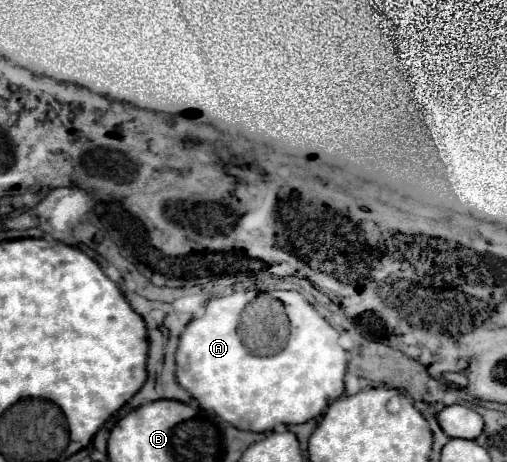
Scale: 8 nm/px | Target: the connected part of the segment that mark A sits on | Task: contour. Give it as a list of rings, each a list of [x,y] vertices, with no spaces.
[[[256,291],[232,293],[226,297],[216,297],[206,303],[202,317],[192,319],[184,333],[180,335],[180,345],[176,351],[176,381],[198,401],[202,409],[216,415],[222,421],[234,425],[242,431],[264,433],[272,431],[278,423],[294,425],[306,423],[318,417],[330,401],[338,399],[344,393],[344,376],[346,375],[346,351],[338,343],[338,331],[316,313],[316,309],[298,293],[298,291],[274,291],[274,297],[280,299],[286,307],[290,319],[290,337],[286,347],[272,357],[252,355],[240,341],[238,321],[246,303]]]

